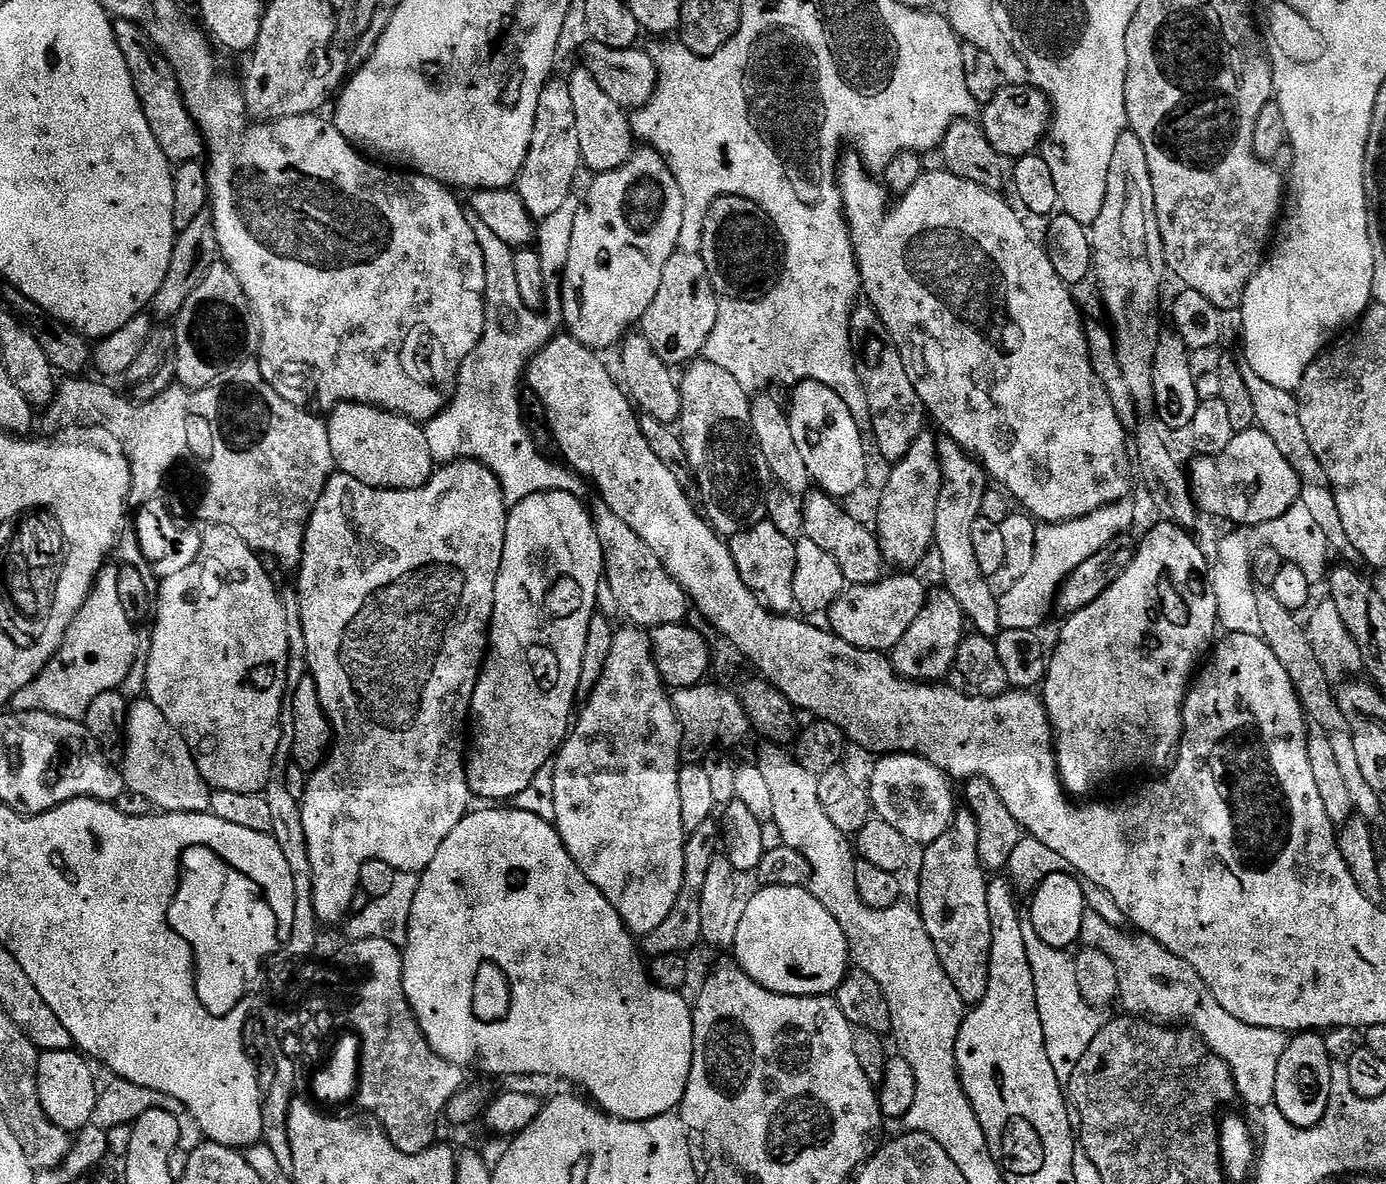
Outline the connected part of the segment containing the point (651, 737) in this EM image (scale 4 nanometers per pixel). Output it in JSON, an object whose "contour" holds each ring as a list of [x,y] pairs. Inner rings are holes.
{"contour":[[[617,627],[612,633],[612,645],[610,646],[610,658],[606,658],[606,670],[602,670],[602,678],[592,695],[583,701],[584,709],[579,709],[574,720],[574,727],[569,731],[564,743],[560,745],[560,751],[554,757],[554,763],[550,768],[550,777],[553,782],[554,794],[554,823],[556,832],[564,843],[564,848],[574,858],[578,870],[586,876],[589,882],[598,886],[618,912],[618,918],[622,920],[633,937],[642,938],[650,934],[650,930],[662,924],[662,921],[670,914],[680,888],[683,886],[684,876],[684,841],[686,833],[684,823],[681,820],[681,802],[678,798],[678,774],[682,767],[680,760],[680,744],[682,745],[682,729],[680,720],[676,717],[676,708],[672,704],[672,697],[664,680],[660,677],[660,671],[656,665],[656,659],[652,657],[652,645],[649,637],[639,627]]]}

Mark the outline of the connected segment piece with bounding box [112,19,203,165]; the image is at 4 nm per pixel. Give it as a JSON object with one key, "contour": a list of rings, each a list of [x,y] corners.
{"contour":[[[113,19],[112,25],[114,38],[118,38],[118,50],[122,50],[122,58],[126,58],[126,66],[130,70],[134,90],[138,93],[138,102],[146,114],[146,122],[150,122],[150,130],[154,132],[154,138],[158,138],[158,146],[162,154],[166,154],[166,158],[173,165],[199,161],[202,156],[203,141],[195,122],[186,110],[184,100],[180,97],[180,89],[177,88],[175,79],[159,63],[156,65],[152,61],[154,52],[140,25],[129,20],[117,19]]]}

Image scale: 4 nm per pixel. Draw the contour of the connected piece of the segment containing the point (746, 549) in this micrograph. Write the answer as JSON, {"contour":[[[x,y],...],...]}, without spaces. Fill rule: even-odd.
{"contour":[[[771,522],[755,524],[745,532],[731,537],[730,547],[734,566],[738,566],[738,574],[742,582],[762,602],[764,608],[777,614],[788,614],[796,608],[794,598],[794,570],[796,569],[796,540],[786,538],[778,526]]]}

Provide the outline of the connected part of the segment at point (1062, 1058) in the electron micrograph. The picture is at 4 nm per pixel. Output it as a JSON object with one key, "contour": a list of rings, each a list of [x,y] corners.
{"contour":[[[1026,943],[1026,958],[1030,962],[1030,970],[1034,980],[1034,998],[1036,999],[1038,1018],[1042,1024],[1046,1054],[1051,1058],[1050,1066],[1054,1066],[1057,1070],[1065,1070],[1065,1072],[1069,1071],[1082,1058],[1082,1054],[1086,1054],[1090,1042],[1102,1031],[1106,1023],[1106,1016],[1103,1016],[1105,1013],[1101,1009],[1087,1004],[1078,994],[1076,980],[1072,977],[1072,960],[1068,955],[1067,951],[1052,948],[1048,944]]]}

